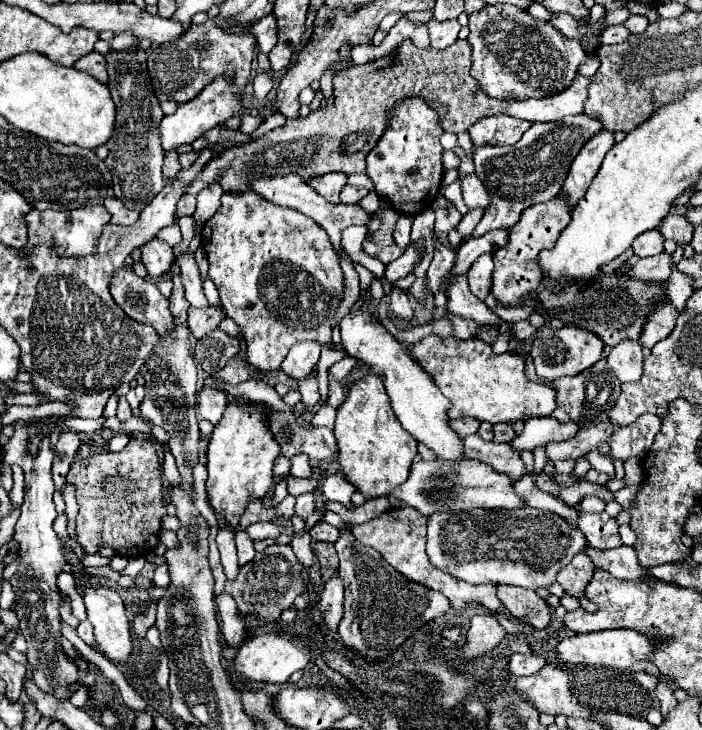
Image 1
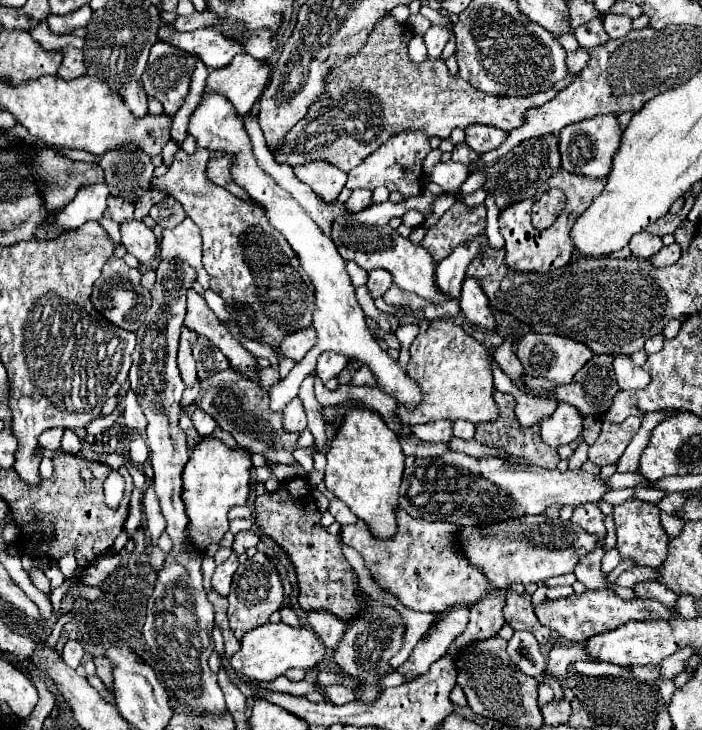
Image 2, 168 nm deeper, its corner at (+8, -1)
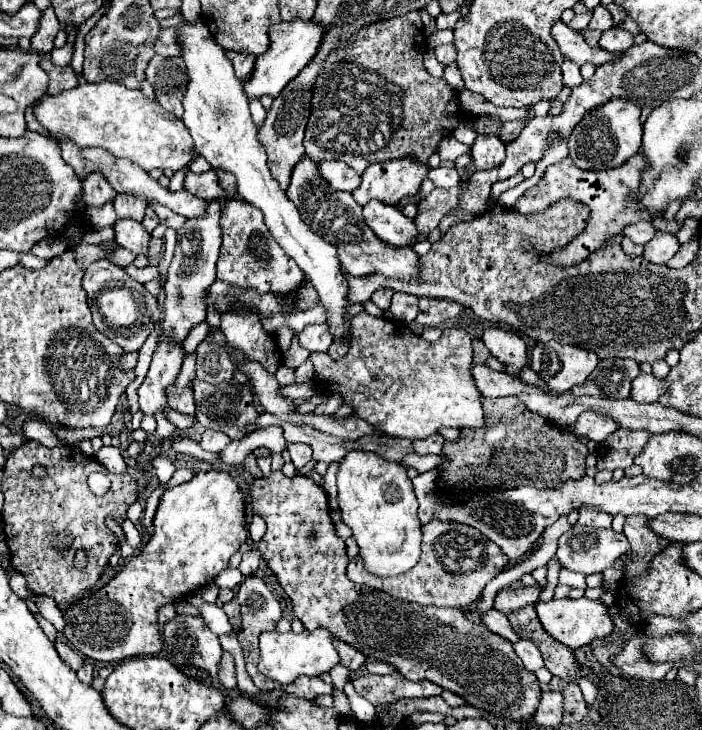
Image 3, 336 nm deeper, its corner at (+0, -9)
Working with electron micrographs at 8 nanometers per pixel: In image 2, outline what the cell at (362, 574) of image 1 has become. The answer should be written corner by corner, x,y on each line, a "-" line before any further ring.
366,597
366,599
368,599
366,613
362,613
362,617
358,617
356,621
348,623
344,639
340,641
340,647
334,651
334,659
346,675
354,677
356,681
360,681
364,685
362,689
356,691
358,701
372,703
380,695
376,681
382,679
384,675
392,673
392,667
388,661
400,651
400,647
404,643
406,627
402,623
402,617
398,611
394,611
392,607
382,605
378,601
372,601
370,597

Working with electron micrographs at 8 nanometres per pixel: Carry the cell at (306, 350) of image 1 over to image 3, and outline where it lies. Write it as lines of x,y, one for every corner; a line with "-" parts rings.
306,325
302,329
302,333
298,333
298,343
300,343
300,347
308,349
310,353
314,353
314,351
326,353
332,343
332,337
328,337
326,325

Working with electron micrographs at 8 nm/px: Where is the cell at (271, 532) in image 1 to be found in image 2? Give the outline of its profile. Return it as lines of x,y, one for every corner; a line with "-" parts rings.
242,531
242,533
236,535
234,545
232,545
232,551
234,551
236,555
242,555
242,553
246,553
250,547
256,547
258,541
260,541
260,539
258,539
256,533
252,533
252,531

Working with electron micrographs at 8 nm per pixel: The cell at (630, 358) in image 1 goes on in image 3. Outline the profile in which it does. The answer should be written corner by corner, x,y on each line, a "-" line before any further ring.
640,373
634,381
632,381
632,391
630,397
638,403
656,403
660,395
664,395
668,391
668,385
662,379
656,379
654,375
646,375

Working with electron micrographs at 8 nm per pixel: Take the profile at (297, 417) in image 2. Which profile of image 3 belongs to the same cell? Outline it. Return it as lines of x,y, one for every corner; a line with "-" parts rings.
288,443
288,453
292,457
292,463
300,469
312,459
312,447
306,443

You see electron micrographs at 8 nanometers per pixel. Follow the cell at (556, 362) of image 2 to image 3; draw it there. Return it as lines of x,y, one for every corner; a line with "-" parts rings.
554,341
538,343
530,359
534,373
554,391
570,391
574,385
582,385
596,365
598,357
592,351

